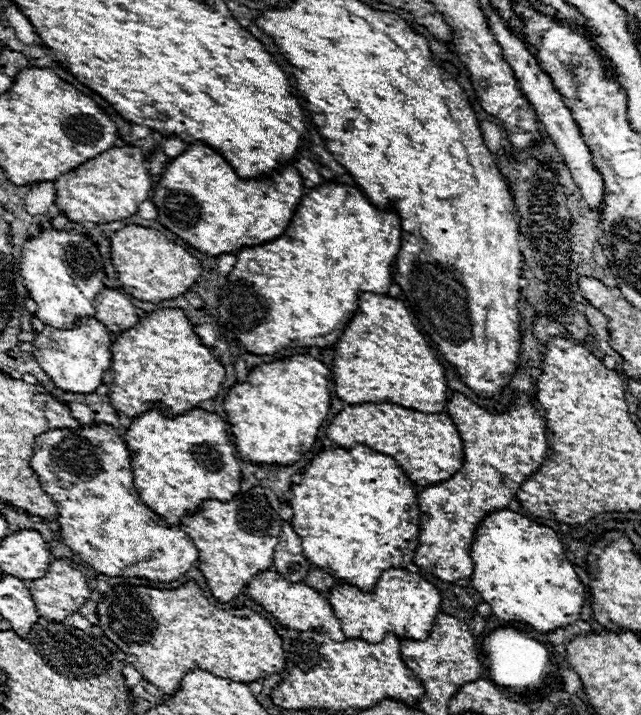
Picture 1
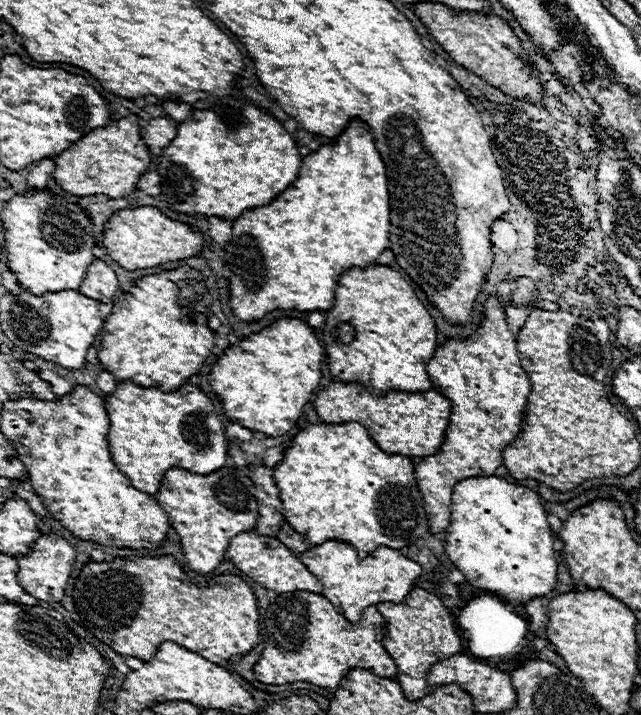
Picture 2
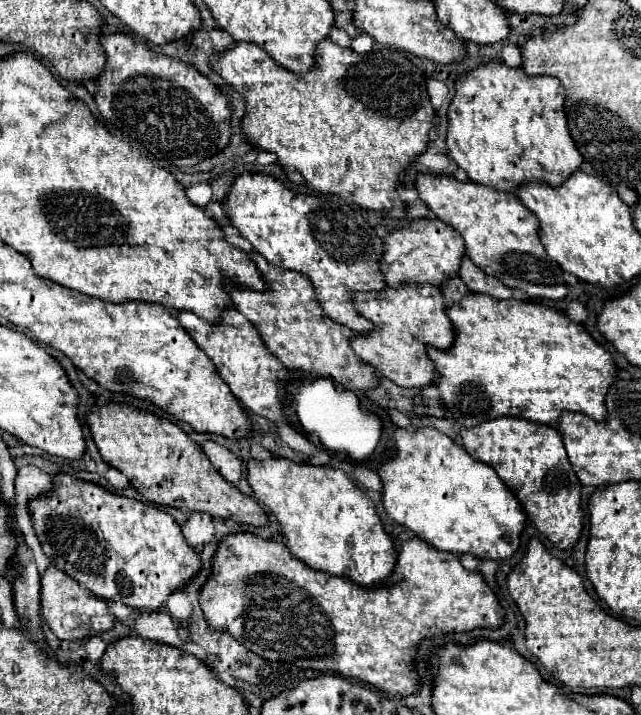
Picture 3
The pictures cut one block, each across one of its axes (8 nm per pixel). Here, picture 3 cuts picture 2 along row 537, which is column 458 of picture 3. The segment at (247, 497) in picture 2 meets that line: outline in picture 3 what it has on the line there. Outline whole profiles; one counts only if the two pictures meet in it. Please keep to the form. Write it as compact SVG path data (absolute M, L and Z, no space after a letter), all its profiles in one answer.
M416 174L414 184L434 216L462 236L466 256L486 274L496 276L508 288L526 292L530 298L560 300L568 294L562 268L546 256L538 238L538 220L516 194L494 190L492 186L482 186L472 180L462 182L444 174Z

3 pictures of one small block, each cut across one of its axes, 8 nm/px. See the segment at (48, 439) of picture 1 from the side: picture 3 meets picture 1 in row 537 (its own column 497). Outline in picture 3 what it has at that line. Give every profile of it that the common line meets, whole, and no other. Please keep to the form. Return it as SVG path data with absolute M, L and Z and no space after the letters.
M486 62L458 76L454 88L456 94L448 108L446 148L448 158L452 158L470 180L506 192L514 192L518 186L532 180L558 186L582 164L582 156L578 154L566 126L566 116L562 110L566 92L558 78L528 76L522 68L510 68L504 62Z

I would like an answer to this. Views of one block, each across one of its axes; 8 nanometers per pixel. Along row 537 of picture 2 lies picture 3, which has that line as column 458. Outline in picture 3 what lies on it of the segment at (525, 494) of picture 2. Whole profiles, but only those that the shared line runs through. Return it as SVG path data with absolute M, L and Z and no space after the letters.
M424 426L424 428L414 428L414 430L410 430L410 432L408 432L406 428L394 428L394 448L396 448L394 458L386 458L386 460L378 466L378 470L376 470L378 476L380 476L380 480L382 480L382 506L384 506L386 514L388 514L394 522L406 526L406 528L412 530L418 538L424 538L428 544L436 546L438 550L452 552L452 554L464 554L464 552L466 552L466 554L472 554L472 556L478 556L478 558L492 558L492 560L498 560L498 558L508 558L508 556L512 556L512 554L518 550L520 532L522 532L522 528L524 528L526 514L524 514L524 510L520 508L520 504L518 504L516 496L512 494L512 490L498 478L498 474L496 474L490 466L482 464L480 460L470 458L470 454L466 454L466 450L464 450L462 446L458 446L458 444L456 444L454 440L450 440L446 434L442 434L442 432L434 430L434 428L428 428L428 426Z

